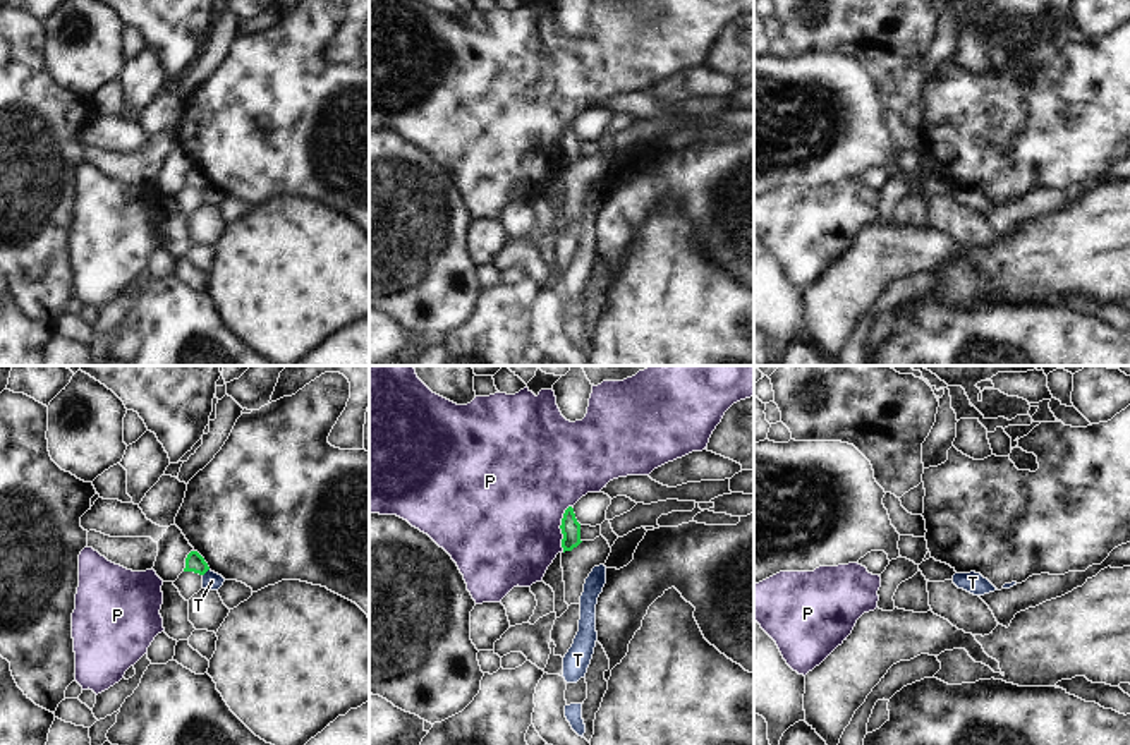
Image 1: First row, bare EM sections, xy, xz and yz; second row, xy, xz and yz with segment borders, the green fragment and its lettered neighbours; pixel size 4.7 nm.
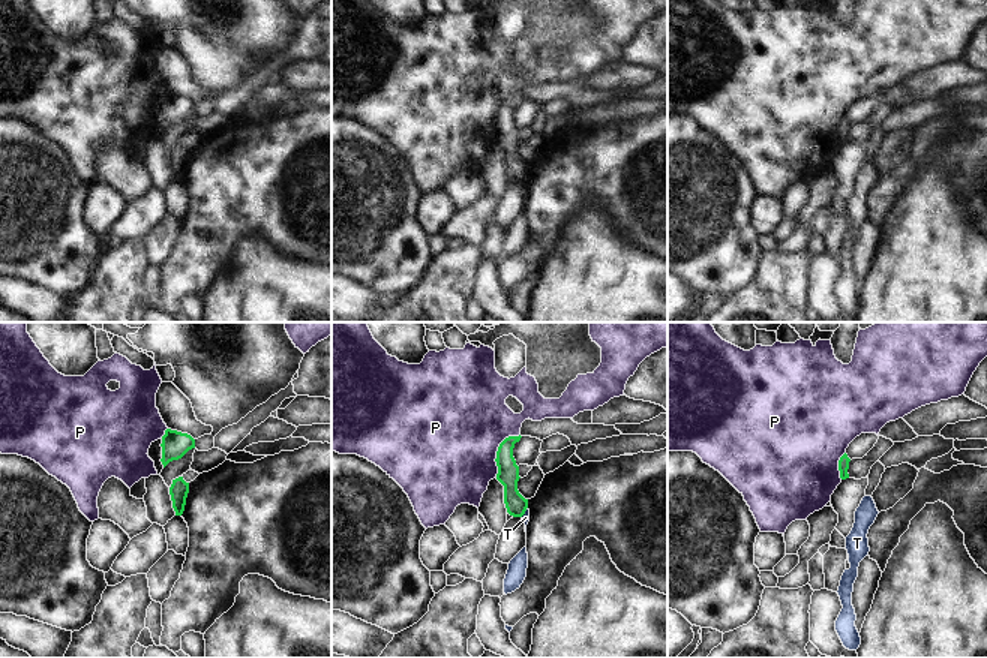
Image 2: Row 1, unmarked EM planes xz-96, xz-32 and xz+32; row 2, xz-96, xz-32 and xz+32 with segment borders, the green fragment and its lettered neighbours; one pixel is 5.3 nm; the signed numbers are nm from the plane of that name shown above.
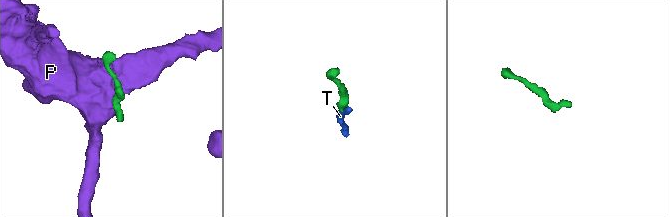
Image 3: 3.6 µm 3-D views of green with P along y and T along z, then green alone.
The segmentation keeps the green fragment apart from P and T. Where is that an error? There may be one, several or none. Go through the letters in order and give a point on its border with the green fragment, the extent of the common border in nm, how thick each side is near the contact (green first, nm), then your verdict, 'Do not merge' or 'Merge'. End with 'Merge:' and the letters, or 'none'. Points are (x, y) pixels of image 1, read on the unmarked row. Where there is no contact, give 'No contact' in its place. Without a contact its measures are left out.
P: Touches green at xz (560, 143). Shared border 220 nm. Thickness 90 nm (green) against 500 nm. Do not merge
T: Touches green at xy (206, 186). Shared border 50 nm. Thickness 90 nm (green) against 90 nm. Do not merge
Merge: none

